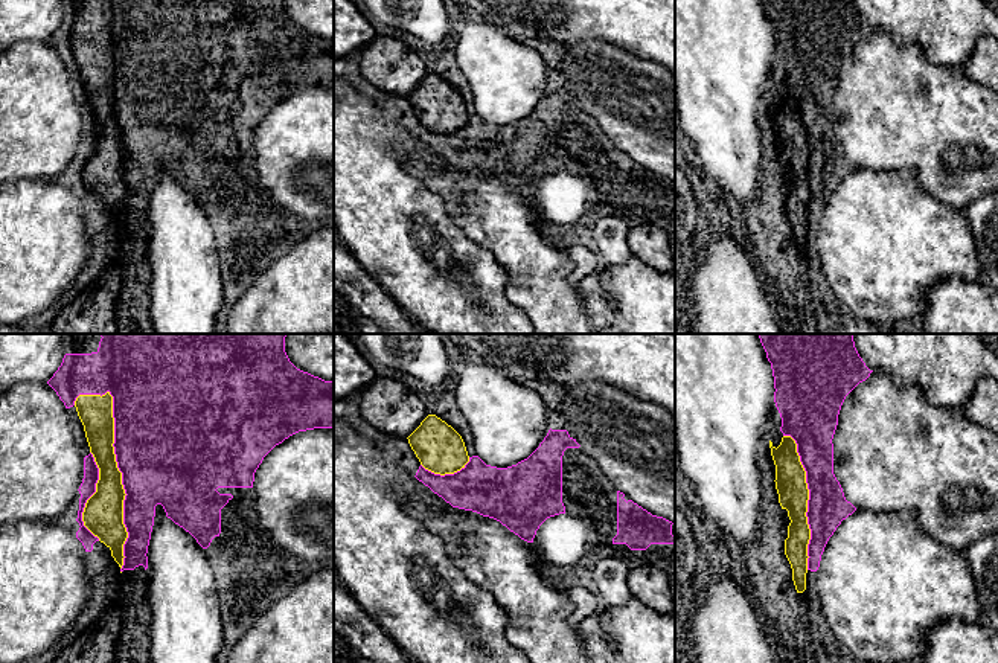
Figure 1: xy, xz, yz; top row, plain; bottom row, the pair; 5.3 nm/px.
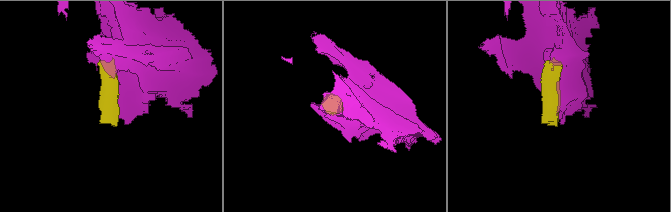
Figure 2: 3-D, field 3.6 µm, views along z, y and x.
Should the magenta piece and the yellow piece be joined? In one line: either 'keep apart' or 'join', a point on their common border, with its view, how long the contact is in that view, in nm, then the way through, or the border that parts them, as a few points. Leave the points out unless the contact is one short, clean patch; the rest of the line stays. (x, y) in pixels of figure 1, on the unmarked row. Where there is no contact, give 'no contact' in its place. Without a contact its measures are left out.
join | xy (118, 125) | 950 nm

